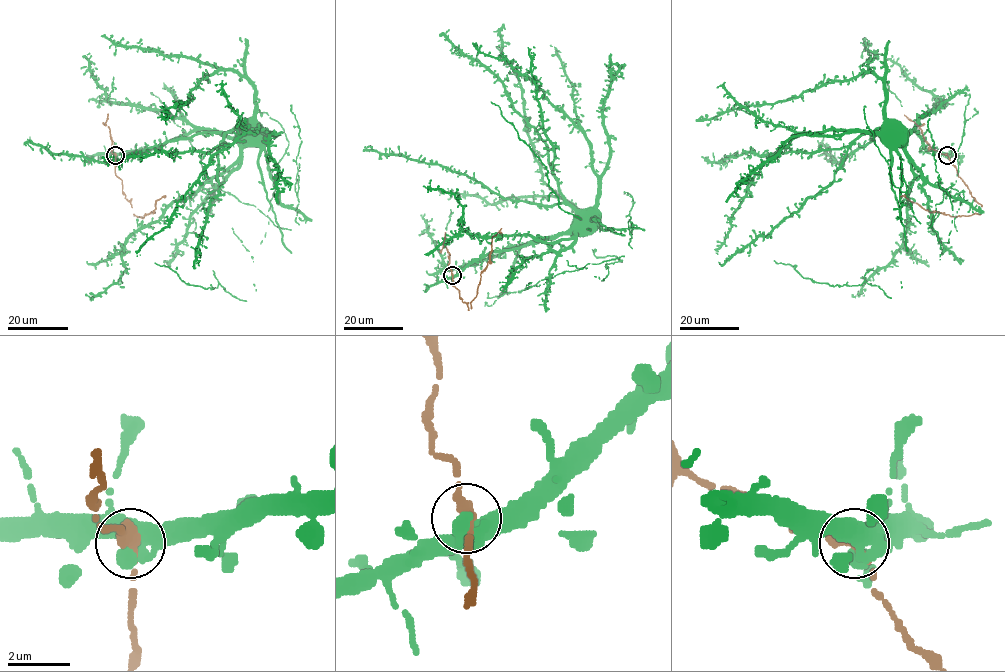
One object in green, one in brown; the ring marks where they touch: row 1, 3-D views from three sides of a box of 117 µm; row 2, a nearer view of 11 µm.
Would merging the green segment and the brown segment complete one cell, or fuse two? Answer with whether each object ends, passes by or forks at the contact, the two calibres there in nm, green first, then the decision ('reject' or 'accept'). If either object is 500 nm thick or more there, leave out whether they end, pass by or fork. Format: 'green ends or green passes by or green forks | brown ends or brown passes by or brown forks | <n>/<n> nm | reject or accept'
green ends | brown passes by | 440/360 nm | accept

